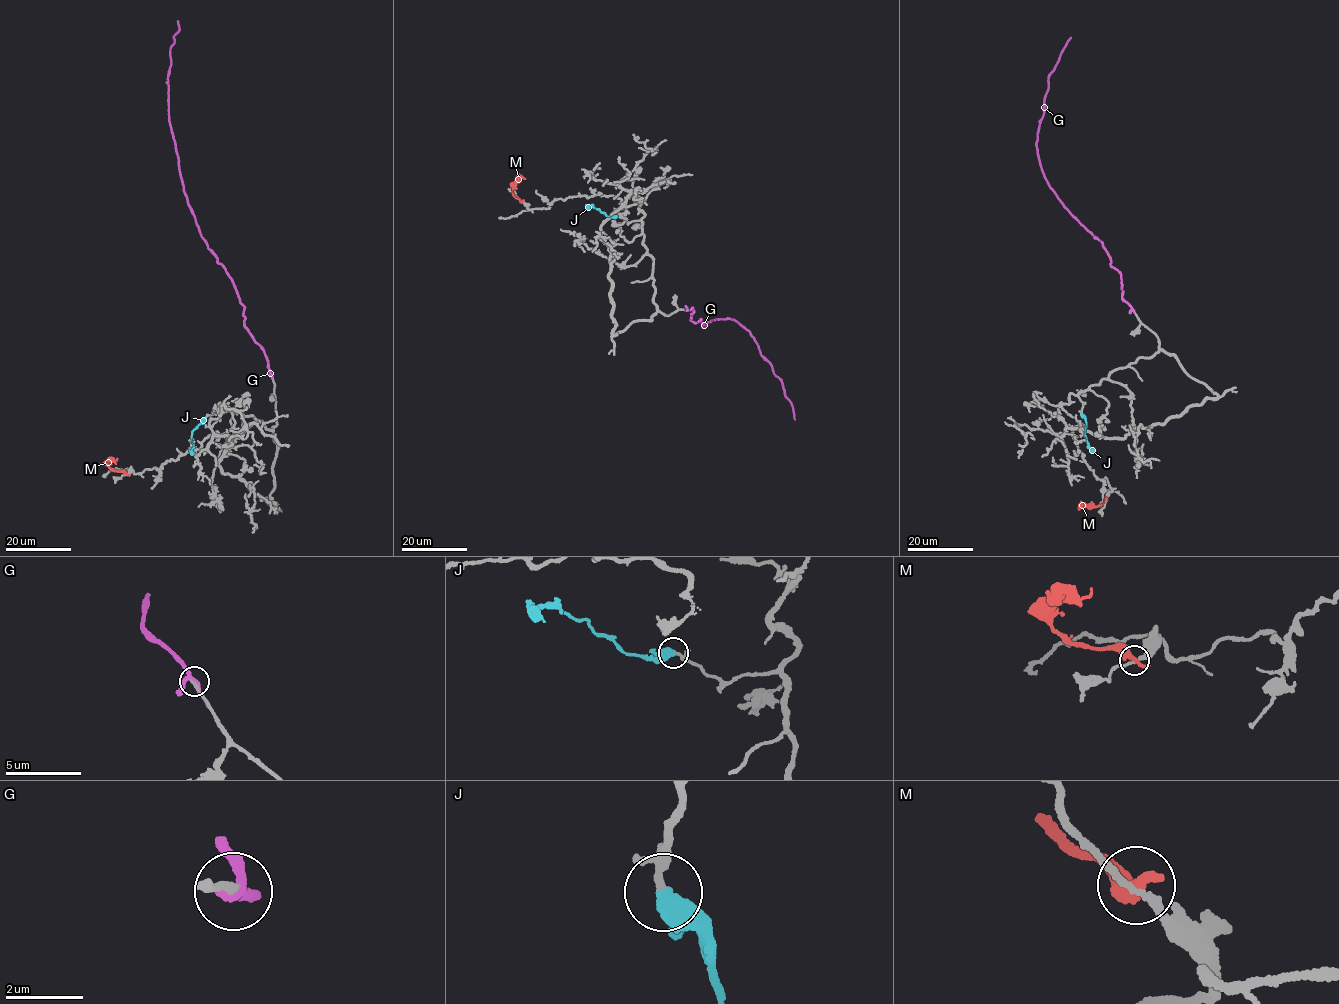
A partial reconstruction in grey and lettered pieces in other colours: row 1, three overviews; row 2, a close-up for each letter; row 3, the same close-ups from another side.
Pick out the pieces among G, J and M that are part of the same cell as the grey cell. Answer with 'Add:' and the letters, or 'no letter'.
Add: J

